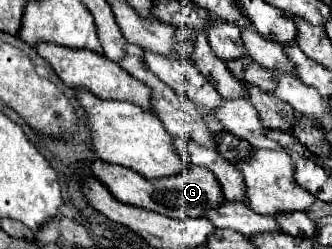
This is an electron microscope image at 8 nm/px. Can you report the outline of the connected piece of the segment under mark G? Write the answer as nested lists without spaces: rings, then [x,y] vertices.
[[[92,161],[90,169],[96,179],[104,181],[104,185],[110,189],[110,193],[128,205],[142,207],[148,211],[156,211],[166,217],[182,219],[182,217],[202,217],[206,209],[214,209],[222,203],[224,195],[220,191],[220,185],[216,183],[216,177],[212,177],[212,171],[196,165],[184,167],[182,173],[172,175],[172,177],[160,177],[160,179],[146,179],[140,173],[126,169],[122,165],[106,163],[106,161]]]

